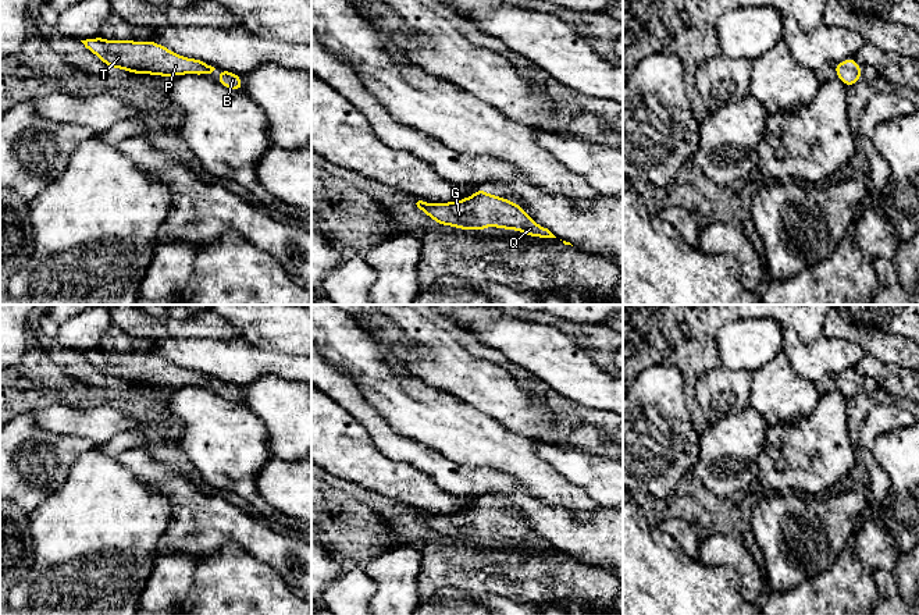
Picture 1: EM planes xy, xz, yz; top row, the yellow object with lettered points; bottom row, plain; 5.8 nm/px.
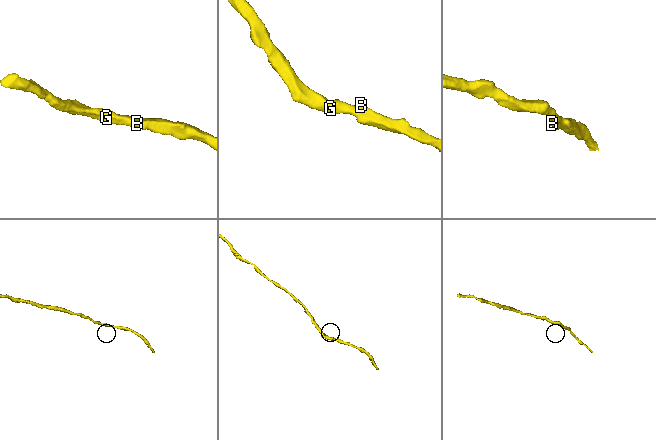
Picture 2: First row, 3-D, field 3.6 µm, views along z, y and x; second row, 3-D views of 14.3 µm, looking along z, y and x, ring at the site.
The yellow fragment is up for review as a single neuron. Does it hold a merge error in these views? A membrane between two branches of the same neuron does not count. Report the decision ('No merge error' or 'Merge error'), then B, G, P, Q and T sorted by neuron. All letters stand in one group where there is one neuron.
No merge error. Groups: B G P Q T

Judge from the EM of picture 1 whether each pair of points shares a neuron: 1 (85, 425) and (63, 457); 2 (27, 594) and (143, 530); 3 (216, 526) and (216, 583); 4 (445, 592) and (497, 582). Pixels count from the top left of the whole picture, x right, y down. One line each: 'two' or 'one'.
1: two
2: one
3: two
4: two

